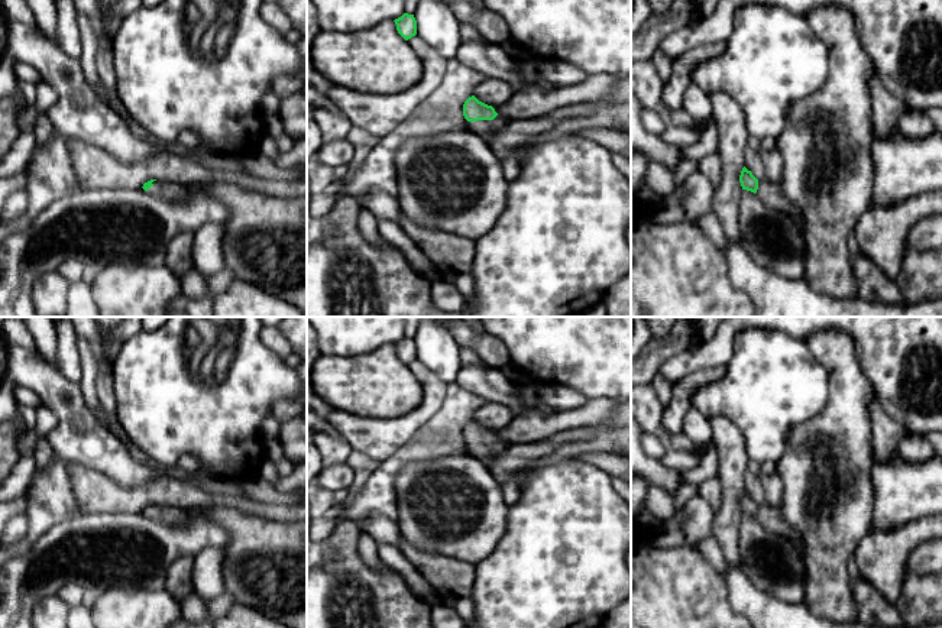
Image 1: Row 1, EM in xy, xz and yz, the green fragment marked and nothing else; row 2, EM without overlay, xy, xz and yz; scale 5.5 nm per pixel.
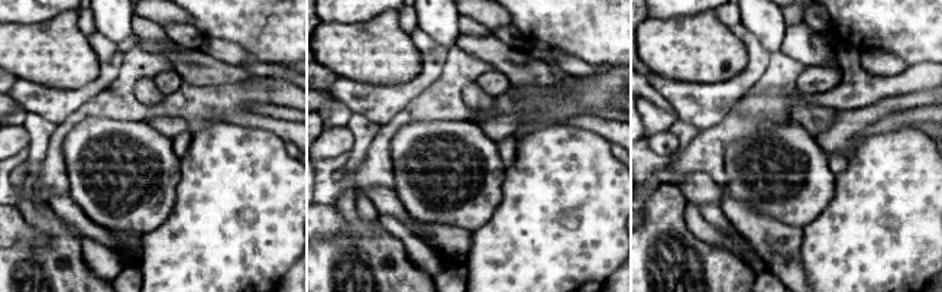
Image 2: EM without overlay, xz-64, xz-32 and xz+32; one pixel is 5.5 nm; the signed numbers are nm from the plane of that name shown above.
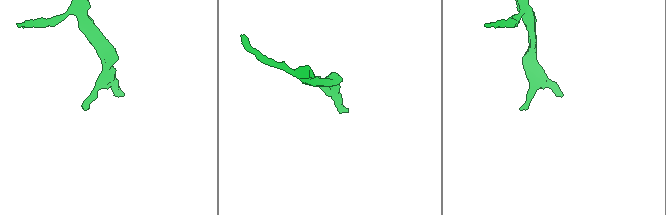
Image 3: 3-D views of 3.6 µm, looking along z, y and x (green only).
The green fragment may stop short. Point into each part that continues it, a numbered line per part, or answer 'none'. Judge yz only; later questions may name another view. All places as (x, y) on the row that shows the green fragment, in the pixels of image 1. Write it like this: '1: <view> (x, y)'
1: yz (769, 193)

